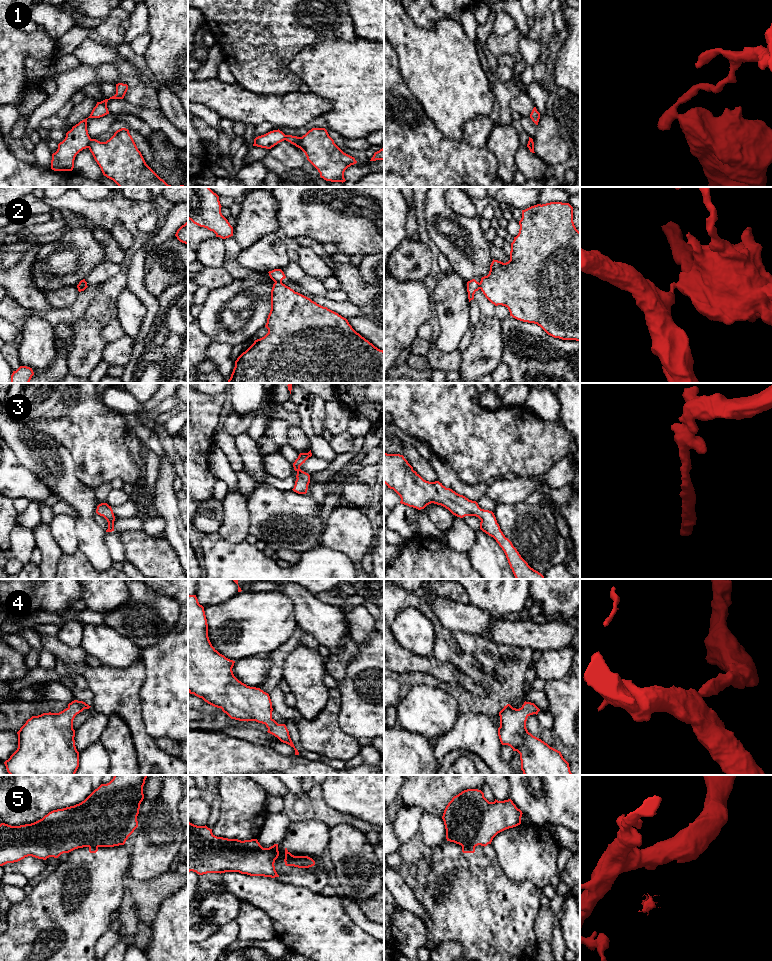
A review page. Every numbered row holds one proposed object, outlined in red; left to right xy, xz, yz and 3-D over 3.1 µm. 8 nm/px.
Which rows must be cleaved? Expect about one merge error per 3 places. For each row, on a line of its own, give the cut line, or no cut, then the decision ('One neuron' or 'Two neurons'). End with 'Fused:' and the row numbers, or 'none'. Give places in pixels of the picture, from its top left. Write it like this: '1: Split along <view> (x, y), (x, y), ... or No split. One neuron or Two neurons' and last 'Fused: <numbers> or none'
1: Split along xy (91, 139), (88, 147). Two neurons
2: Split along xz (275, 281), (281, 283). Two neurons
3: No split. One neuron
4: No split. One neuron
5: Split along yz (462, 846), (474, 847). Two neurons
Fused: 1, 2, 5

